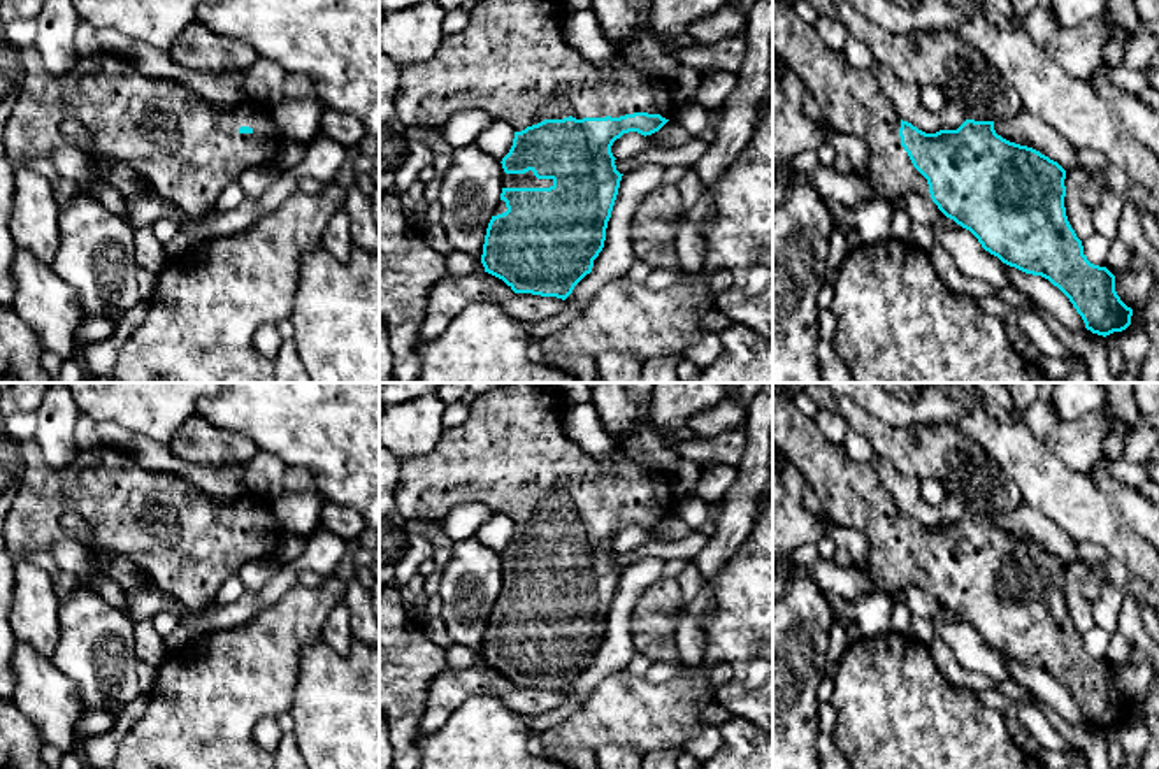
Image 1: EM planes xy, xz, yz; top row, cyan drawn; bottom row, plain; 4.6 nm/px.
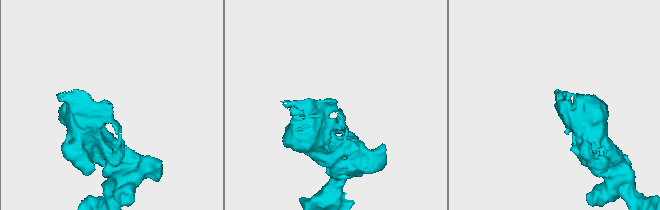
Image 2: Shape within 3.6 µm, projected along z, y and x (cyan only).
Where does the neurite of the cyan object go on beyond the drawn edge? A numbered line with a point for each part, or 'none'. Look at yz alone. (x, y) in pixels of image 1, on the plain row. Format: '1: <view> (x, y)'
1: yz (852, 495)

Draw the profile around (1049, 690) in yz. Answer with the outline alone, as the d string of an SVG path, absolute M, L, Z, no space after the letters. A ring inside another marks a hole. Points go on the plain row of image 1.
M1001 655L1006 664L1008 672L1013 679L1031 690L1041 702L1048 704L1055 713L1059 713L1068 723L1082 725L1085 716L1076 706L1069 692L1054 679L1048 672L1041 669L1026 667L1015 660Z

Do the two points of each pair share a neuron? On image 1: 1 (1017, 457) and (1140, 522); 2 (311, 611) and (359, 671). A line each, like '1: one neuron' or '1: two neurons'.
1: two neurons
2: two neurons

